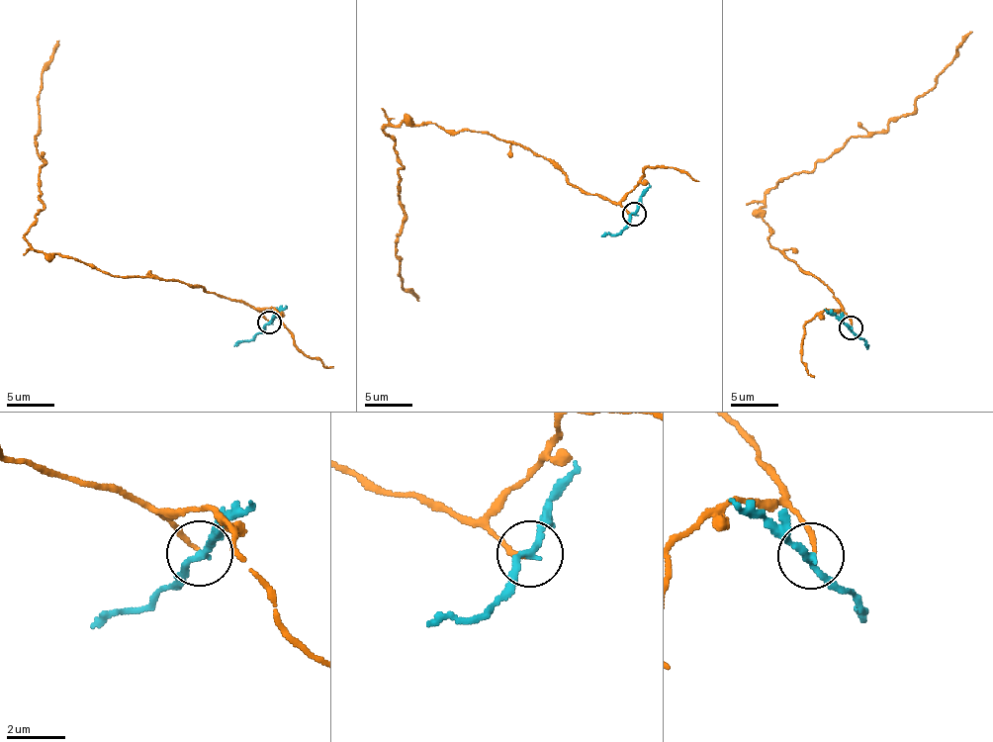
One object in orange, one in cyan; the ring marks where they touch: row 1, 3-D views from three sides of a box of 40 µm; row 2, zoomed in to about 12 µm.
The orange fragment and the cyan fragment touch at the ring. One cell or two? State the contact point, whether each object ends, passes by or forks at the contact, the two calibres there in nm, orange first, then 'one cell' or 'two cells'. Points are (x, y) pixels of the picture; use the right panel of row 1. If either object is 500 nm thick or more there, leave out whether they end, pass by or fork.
at (851, 327); orange ends there; cyan passes by; 150 nm thick on the orange side, 240 nm on the other; two cells

